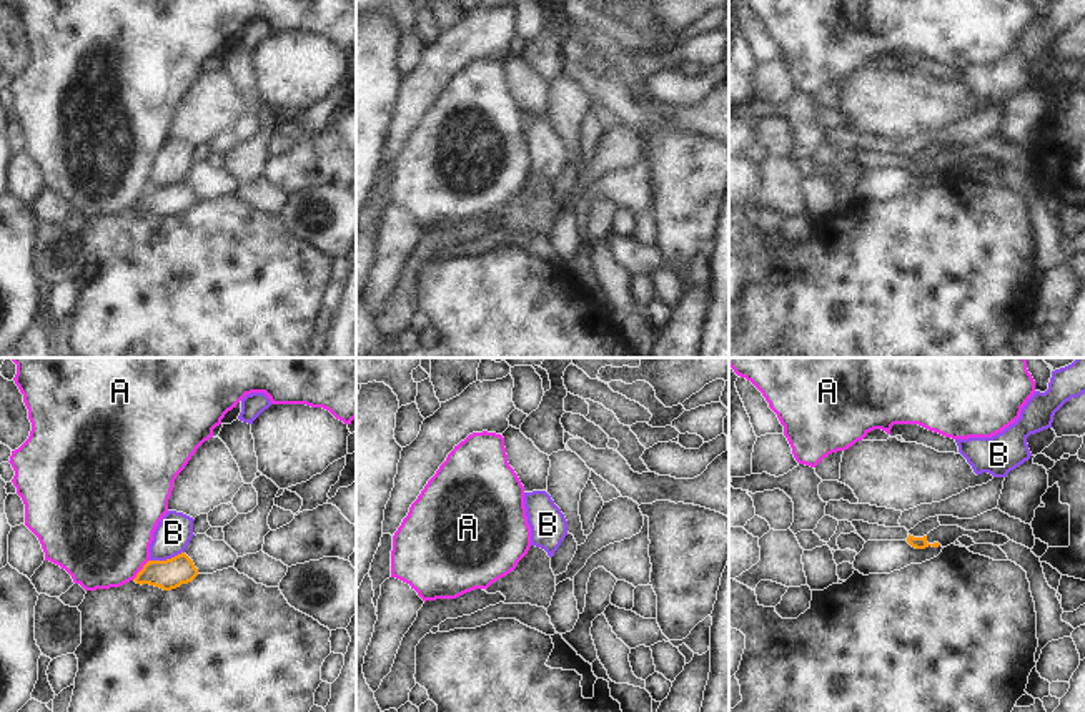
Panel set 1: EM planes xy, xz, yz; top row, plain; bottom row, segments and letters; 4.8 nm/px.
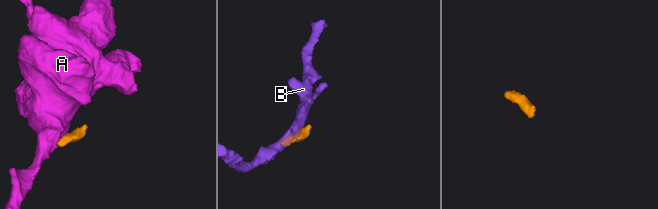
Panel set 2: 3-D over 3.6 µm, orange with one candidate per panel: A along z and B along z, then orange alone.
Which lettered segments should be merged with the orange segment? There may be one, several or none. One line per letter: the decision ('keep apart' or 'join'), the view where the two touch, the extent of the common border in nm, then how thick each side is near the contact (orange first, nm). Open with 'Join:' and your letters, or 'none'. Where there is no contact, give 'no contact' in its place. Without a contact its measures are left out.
Join: none
A: keep apart; meets orange in xy; contact 130 nm long; 150 nm thick on the orange side, 480 nm on the other
B: keep apart; meets orange in xy; contact 180 nm long; 150 nm thick on the orange side, 180 nm on the other

